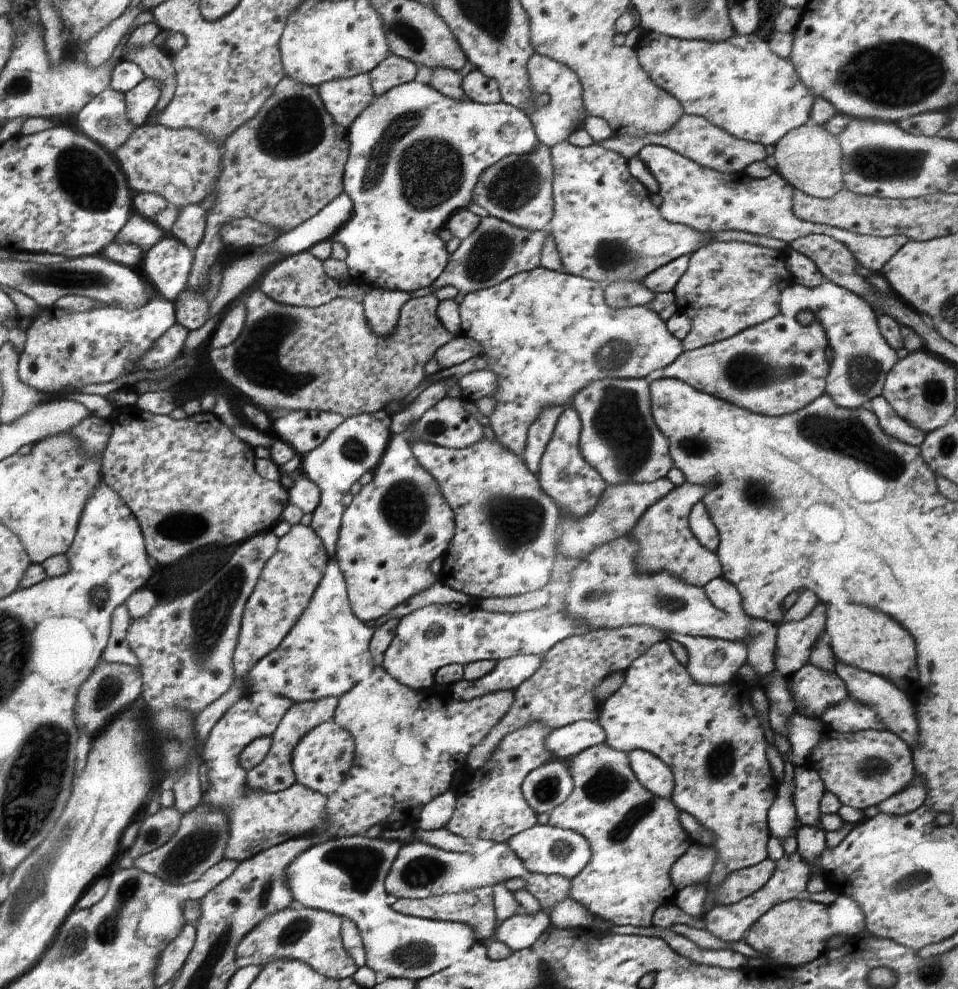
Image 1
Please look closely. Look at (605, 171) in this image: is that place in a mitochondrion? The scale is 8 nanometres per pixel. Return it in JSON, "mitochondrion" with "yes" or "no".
{"mitochondrion":"no"}

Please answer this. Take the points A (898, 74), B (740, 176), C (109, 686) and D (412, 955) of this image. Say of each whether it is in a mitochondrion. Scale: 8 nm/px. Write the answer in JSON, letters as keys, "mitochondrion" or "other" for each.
{"A":"mitochondrion","B":"other","C":"mitochondrion","D":"mitochondrion"}

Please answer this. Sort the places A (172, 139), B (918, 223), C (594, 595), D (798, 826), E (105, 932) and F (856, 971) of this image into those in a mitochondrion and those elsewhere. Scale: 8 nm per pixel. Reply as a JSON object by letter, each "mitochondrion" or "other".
{"A":"other","B":"other","C":"mitochondrion","D":"other","E":"mitochondrion","F":"other"}

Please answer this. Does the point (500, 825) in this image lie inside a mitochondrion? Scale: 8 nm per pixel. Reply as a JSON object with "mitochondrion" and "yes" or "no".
{"mitochondrion":"no"}

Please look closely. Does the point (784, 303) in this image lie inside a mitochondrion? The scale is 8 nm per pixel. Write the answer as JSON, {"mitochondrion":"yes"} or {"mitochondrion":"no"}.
{"mitochondrion":"no"}

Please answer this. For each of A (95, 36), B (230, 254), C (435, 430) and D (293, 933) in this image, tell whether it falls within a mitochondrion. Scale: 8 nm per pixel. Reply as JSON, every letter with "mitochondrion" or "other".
{"A":"other","B":"other","C":"mitochondrion","D":"mitochondrion"}

